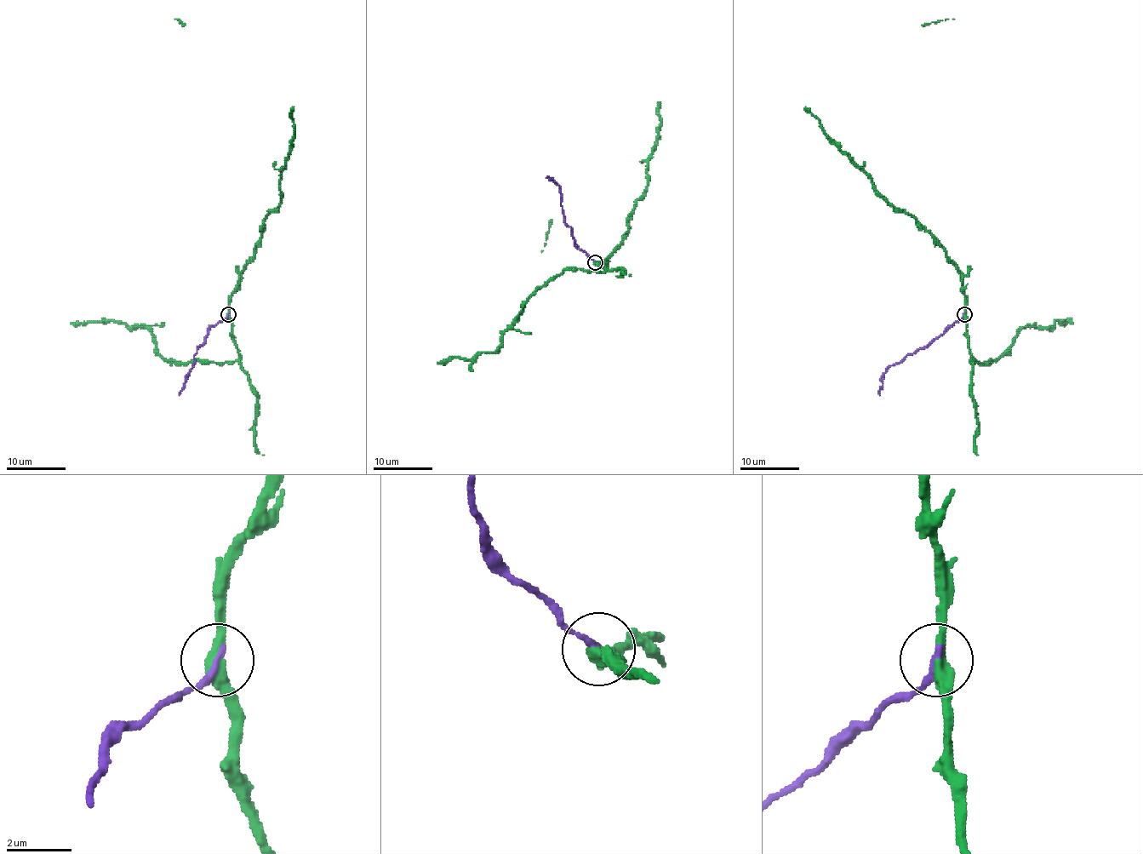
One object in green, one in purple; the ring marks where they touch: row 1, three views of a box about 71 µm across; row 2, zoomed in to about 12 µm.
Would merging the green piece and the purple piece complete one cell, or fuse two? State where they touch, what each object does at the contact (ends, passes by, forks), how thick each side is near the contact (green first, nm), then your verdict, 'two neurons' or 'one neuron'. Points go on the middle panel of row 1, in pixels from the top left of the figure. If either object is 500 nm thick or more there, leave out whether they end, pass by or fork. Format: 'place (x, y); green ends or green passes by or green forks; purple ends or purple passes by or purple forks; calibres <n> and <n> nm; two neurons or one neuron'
place (595, 262); green passes by; purple ends; calibres 380 and 240 nm; two neurons

